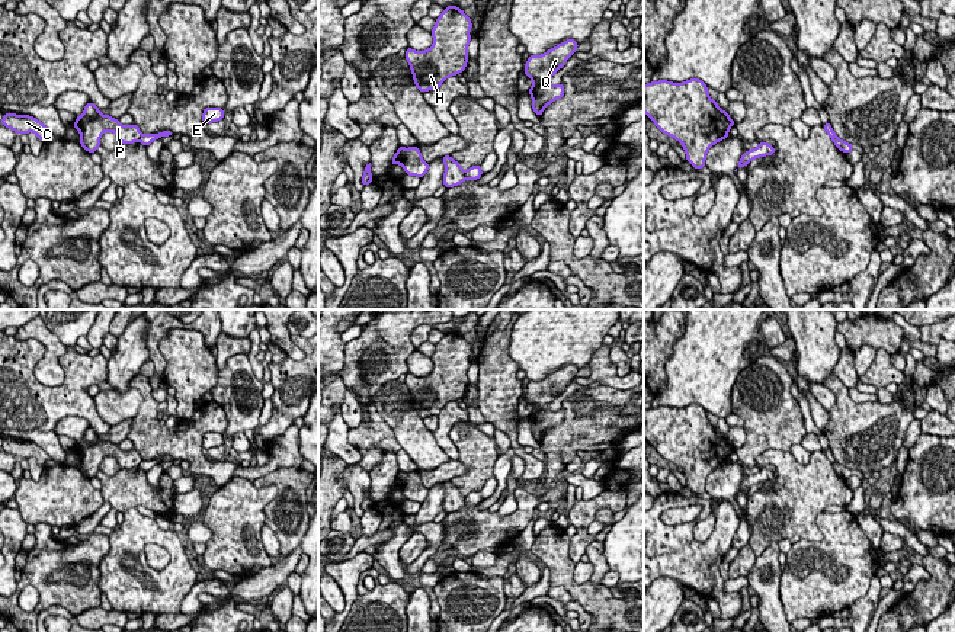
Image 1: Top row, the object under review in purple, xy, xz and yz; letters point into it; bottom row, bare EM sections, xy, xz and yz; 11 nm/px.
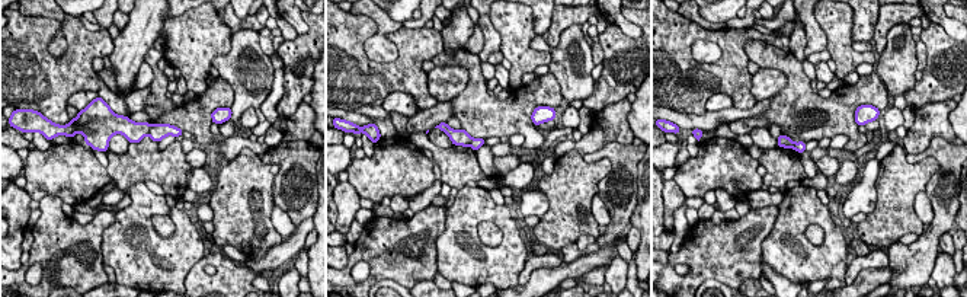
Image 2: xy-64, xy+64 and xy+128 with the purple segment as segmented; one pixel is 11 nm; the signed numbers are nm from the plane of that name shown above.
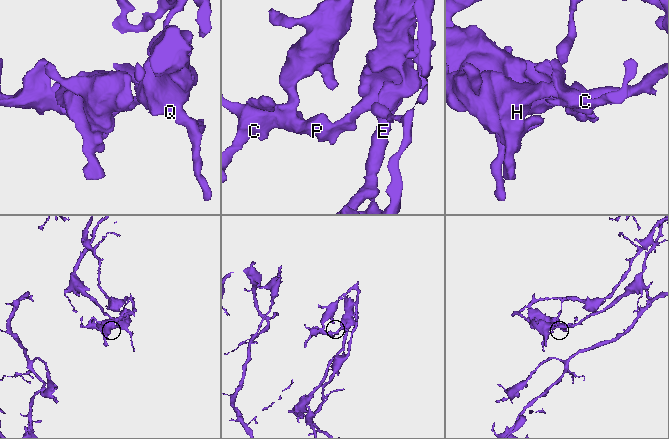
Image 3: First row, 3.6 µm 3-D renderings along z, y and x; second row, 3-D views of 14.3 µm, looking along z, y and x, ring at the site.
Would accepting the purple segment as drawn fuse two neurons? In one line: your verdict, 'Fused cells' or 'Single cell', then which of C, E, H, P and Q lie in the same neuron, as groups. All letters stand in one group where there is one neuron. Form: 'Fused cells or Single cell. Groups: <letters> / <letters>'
Fused cells. Groups: C H P / E Q

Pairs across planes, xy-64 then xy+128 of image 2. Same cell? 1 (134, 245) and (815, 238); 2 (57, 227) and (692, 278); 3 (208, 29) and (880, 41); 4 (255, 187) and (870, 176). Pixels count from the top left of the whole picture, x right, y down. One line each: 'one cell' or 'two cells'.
1: two cells
2: one cell
3: two cells
4: two cells

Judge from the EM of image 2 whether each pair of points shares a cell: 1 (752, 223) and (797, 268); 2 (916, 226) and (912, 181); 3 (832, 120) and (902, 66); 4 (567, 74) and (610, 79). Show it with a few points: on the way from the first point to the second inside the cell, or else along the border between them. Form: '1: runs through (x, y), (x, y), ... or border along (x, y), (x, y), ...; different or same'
1: border along (778, 207), (774, 227), (762, 242), (761, 258); different
2: runs through (906, 214), (906, 192); same
3: border along (876, 73), (890, 95); different
4: border along (594, 88), (582, 101); different

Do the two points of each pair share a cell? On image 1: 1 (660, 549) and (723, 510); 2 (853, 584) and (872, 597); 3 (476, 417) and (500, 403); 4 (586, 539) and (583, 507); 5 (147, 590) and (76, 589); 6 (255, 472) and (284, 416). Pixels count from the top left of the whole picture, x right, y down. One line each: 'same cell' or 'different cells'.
1: same cell
2: different cells
3: different cells
4: same cell
5: different cells
6: different cells

